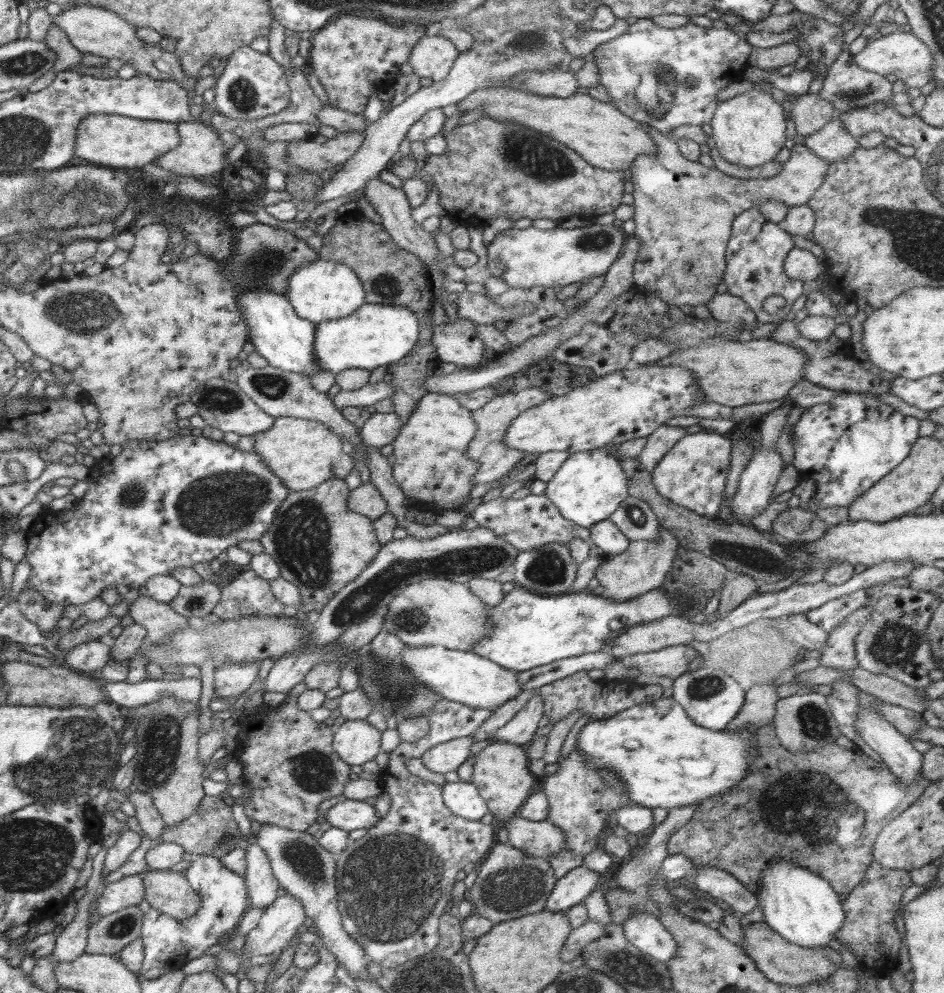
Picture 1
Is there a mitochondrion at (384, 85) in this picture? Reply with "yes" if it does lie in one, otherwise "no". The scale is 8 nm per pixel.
no

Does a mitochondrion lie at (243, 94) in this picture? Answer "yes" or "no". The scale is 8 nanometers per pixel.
yes

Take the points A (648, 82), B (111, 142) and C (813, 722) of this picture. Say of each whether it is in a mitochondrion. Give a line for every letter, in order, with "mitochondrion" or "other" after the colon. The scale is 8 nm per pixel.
A: mitochondrion
B: other
C: mitochondrion

